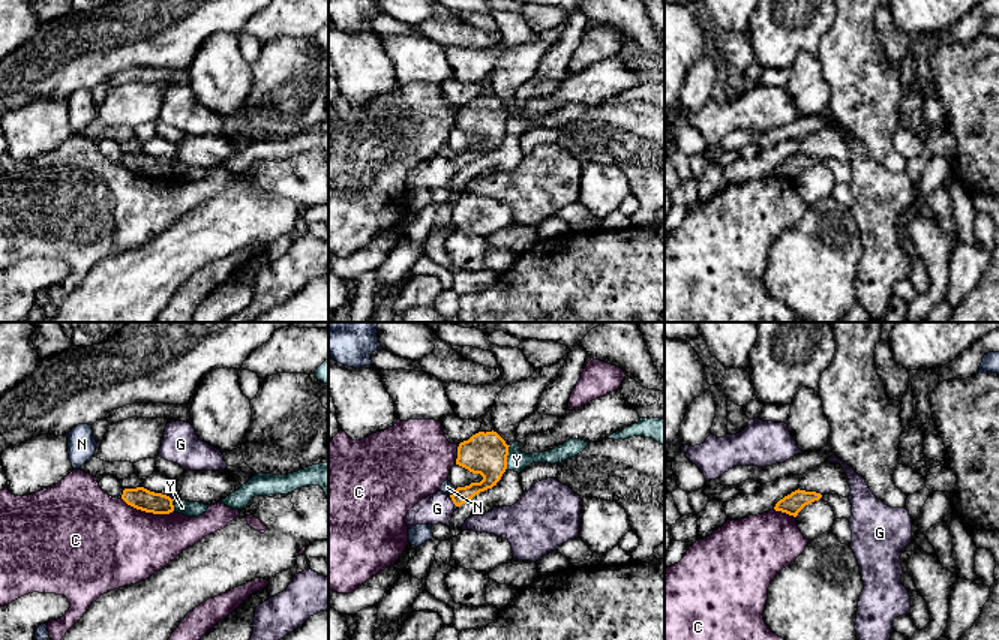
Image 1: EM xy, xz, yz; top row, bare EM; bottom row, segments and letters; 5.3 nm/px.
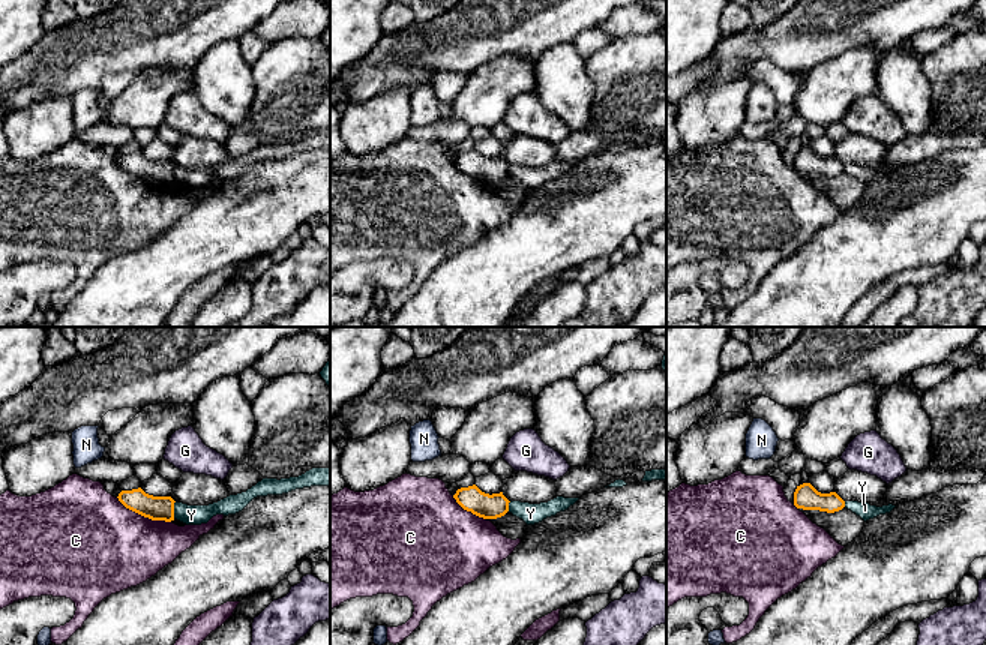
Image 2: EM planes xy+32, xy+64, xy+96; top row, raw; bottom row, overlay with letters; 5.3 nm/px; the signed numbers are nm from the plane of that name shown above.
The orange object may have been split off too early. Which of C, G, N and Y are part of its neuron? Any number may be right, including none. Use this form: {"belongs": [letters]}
{"belongs": []}

